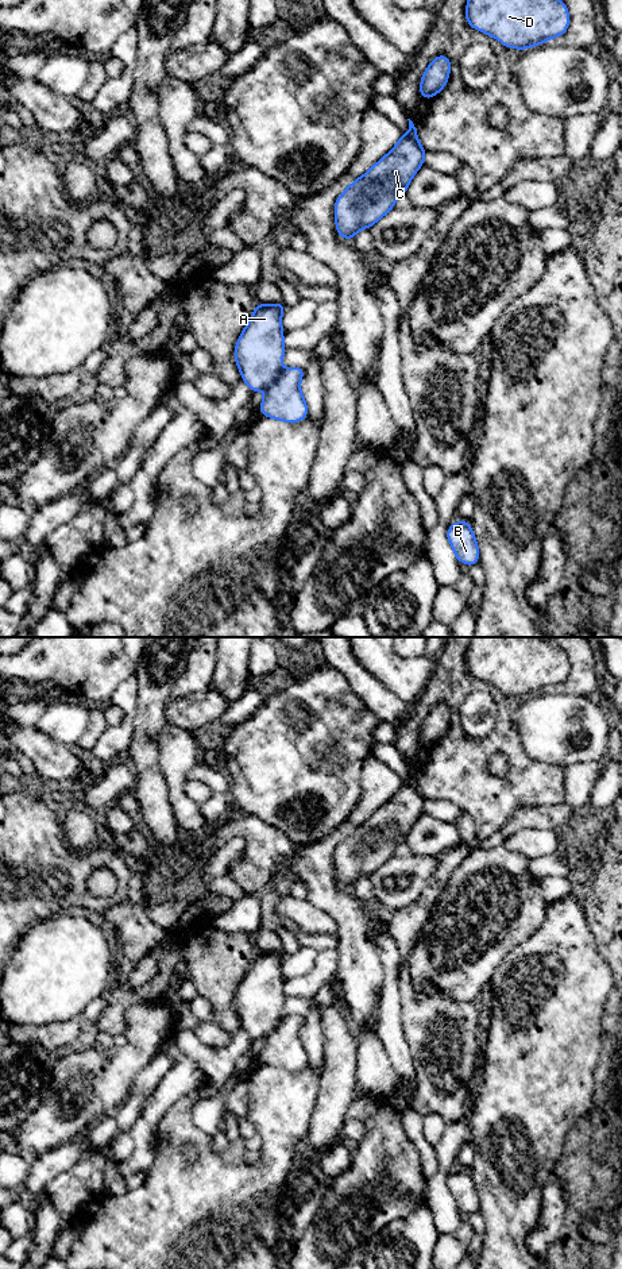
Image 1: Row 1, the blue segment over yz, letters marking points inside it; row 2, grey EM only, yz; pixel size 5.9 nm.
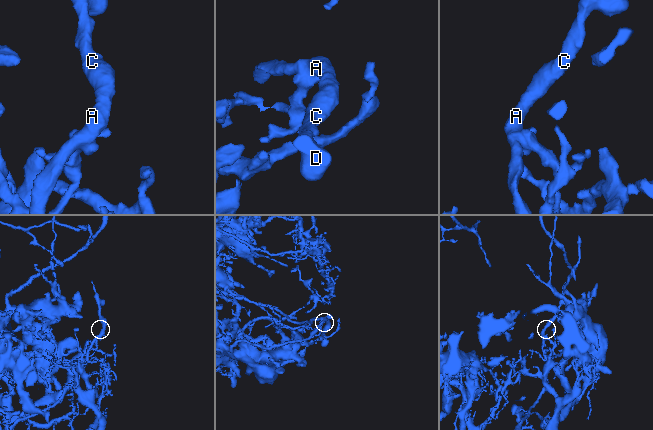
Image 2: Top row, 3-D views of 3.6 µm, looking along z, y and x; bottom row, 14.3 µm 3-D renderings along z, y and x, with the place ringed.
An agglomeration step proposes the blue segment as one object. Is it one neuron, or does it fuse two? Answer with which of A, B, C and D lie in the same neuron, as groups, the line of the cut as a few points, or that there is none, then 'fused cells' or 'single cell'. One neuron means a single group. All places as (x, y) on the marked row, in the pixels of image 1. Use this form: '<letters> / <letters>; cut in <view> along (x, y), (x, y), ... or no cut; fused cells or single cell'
A C D / B; cut in yz along (282, 370), (278, 378), (267, 388); fused cells

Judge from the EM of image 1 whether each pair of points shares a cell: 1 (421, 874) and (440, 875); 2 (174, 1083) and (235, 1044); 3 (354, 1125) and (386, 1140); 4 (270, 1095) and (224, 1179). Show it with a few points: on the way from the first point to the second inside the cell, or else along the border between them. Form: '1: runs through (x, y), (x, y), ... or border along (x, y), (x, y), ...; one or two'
1: border along (436, 857), (436, 871), (425, 888), (413, 901); two
2: border along (177, 1044), (207, 1075), (208, 1084), (205, 1087); two
3: border along (348, 1115), (363, 1123), (364, 1136), (358, 1142); two
4: runs through (270, 1123), (270, 1164), (252, 1179); one

